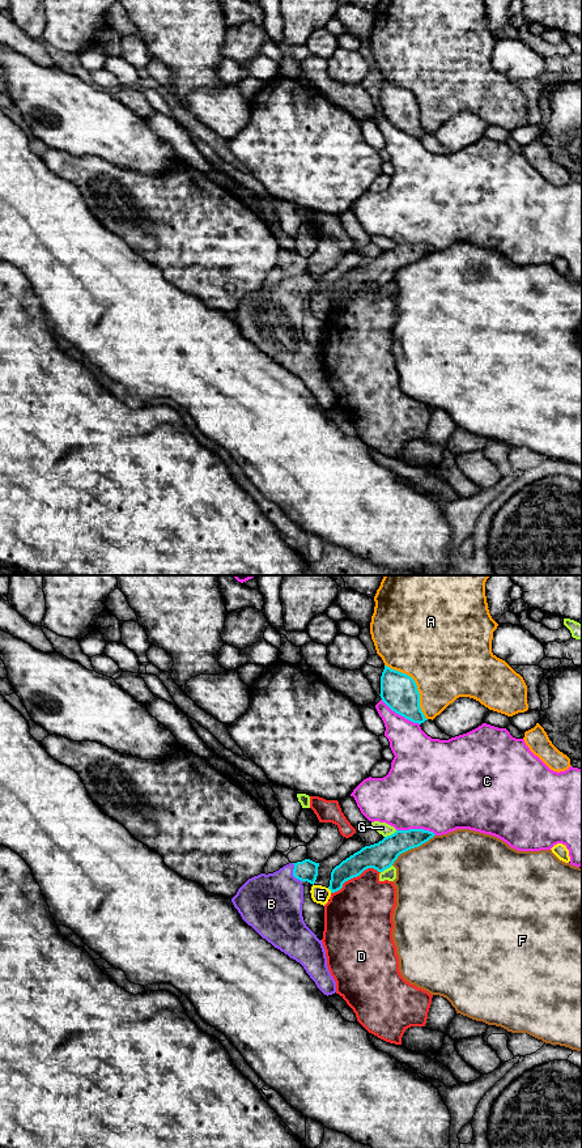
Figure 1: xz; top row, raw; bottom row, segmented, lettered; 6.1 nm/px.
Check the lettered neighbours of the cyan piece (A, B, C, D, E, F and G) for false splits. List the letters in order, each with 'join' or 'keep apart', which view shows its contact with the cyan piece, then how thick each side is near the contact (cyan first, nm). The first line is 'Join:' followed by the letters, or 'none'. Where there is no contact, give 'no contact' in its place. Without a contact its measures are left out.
Join: B
A: keep apart; meets cyan in xz; 220 nm thick on the cyan side, 480 nm on the other
B: join; meets cyan in xz; 130 nm thick on the cyan side, 380 nm on the other
C: keep apart; meets cyan in xz; 160 nm thick on the cyan side, 480 nm on the other
D: keep apart; meets cyan in xz; 170 nm thick on the cyan side, 420 nm on the other
E: keep apart; meets cyan in xz; 130 nm thick on the cyan side, 110 nm on the other
F: keep apart; meets cyan in xz; 170 nm thick on the cyan side, 480 nm on the other
G: keep apart; meets cyan in xz; 170 nm thick on the cyan side, 80 nm on the other

